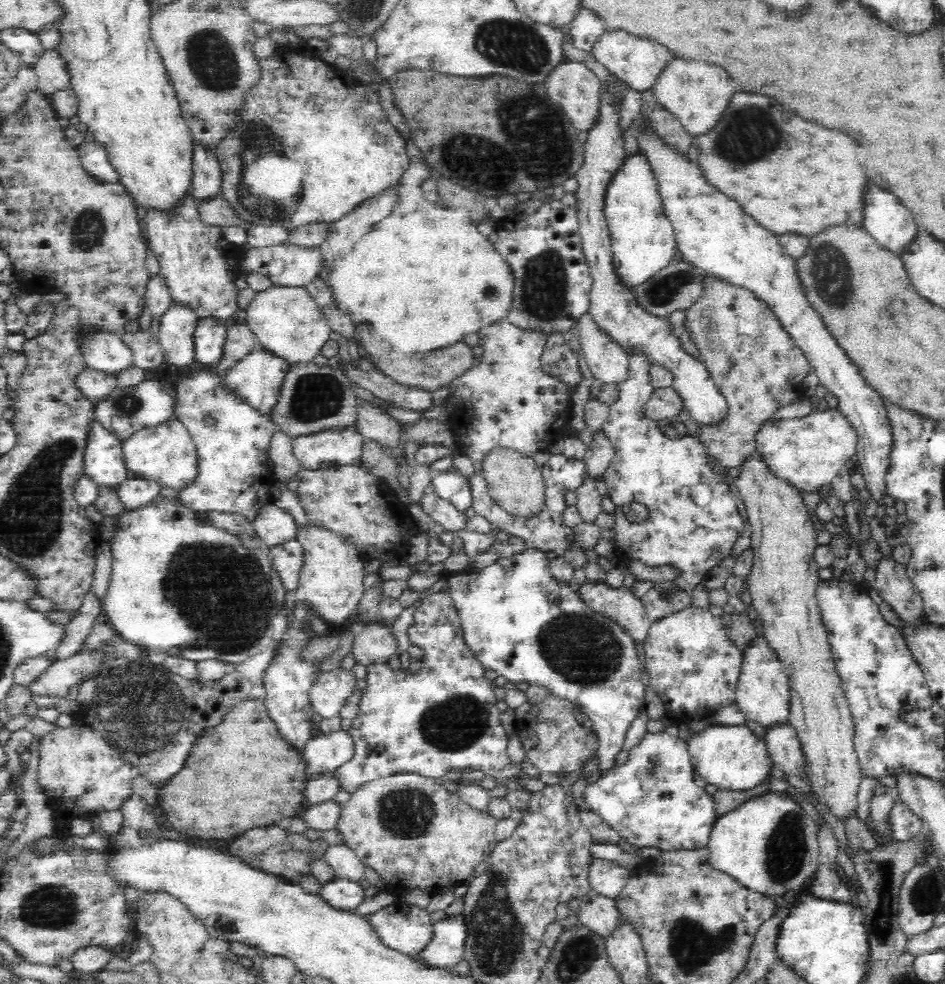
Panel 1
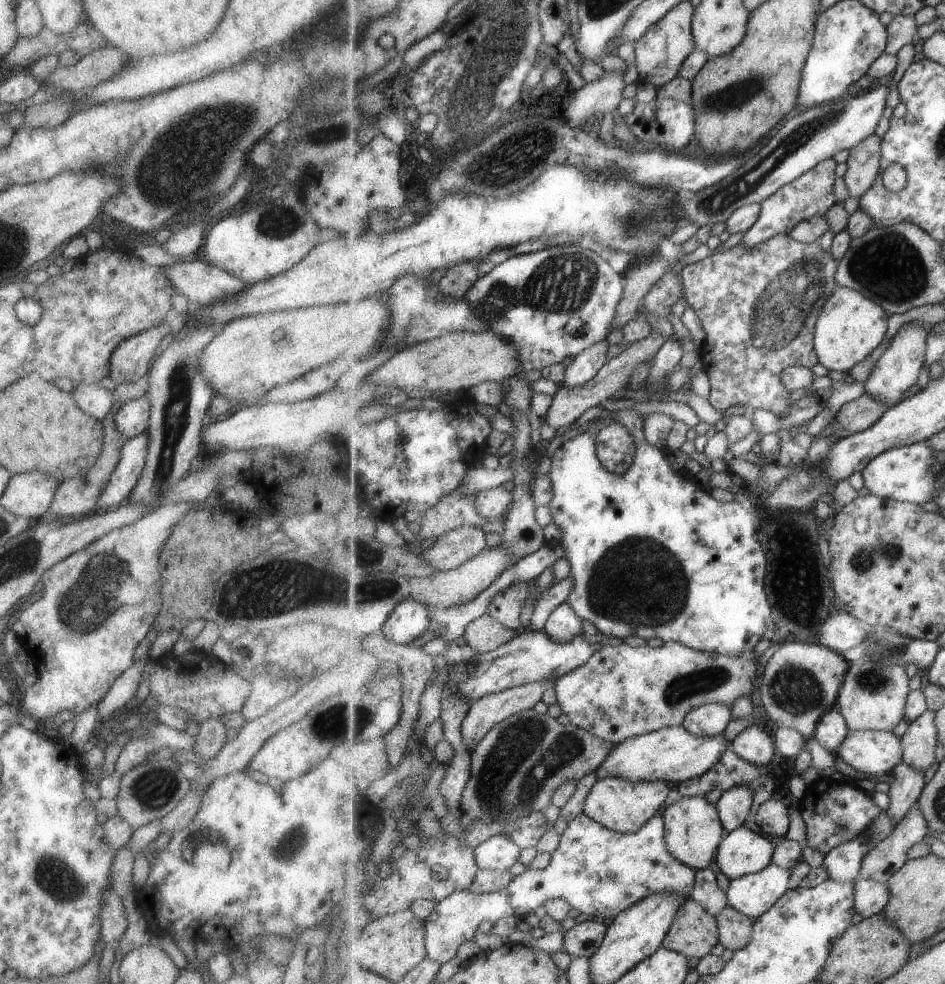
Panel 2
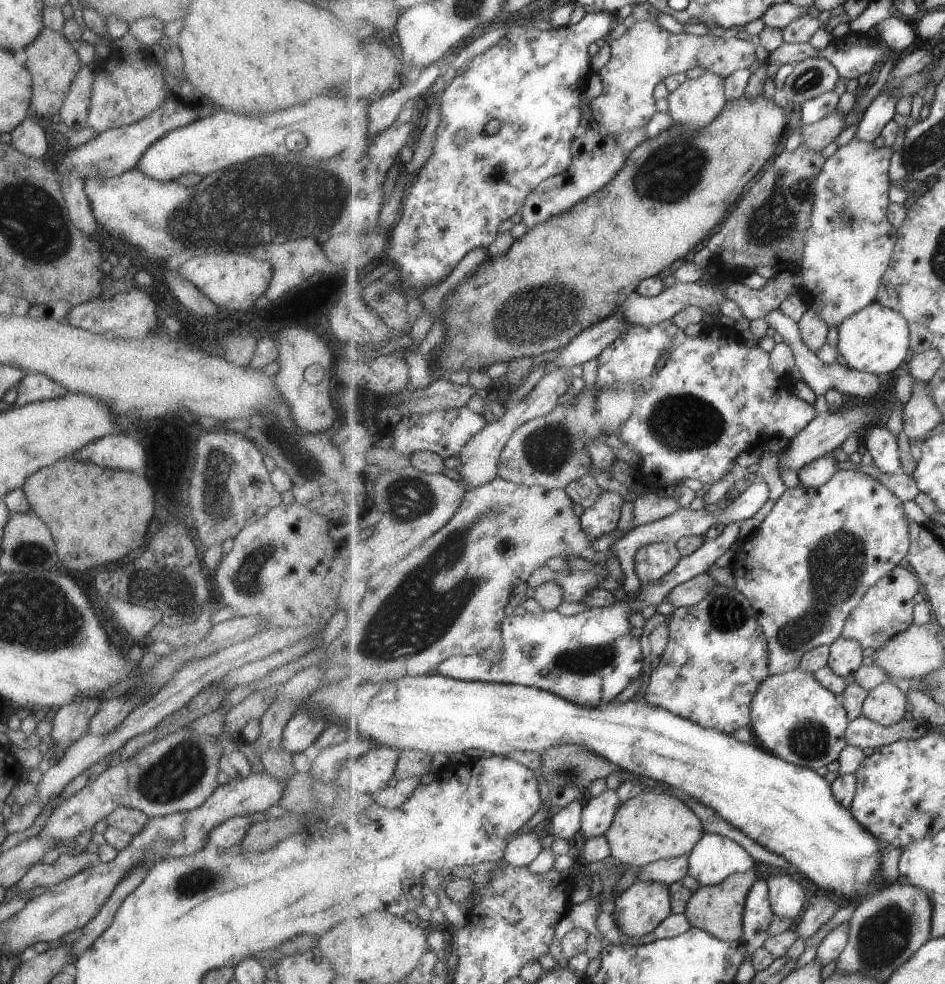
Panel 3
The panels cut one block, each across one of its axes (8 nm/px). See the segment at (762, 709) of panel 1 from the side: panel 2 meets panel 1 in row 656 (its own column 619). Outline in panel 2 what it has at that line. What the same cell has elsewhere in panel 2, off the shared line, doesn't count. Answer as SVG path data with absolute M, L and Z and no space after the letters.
M684 726L663 727L646 735L631 737L615 745L606 759L595 770L599 779L621 777L633 783L640 781L665 781L676 787L679 783L698 778L711 770L722 754L731 748L724 735L698 737Z

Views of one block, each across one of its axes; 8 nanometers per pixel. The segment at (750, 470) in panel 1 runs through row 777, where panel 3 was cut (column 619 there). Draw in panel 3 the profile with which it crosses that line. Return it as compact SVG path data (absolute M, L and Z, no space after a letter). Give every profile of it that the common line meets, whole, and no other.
M655 789L641 792L623 803L606 837L618 862L641 868L661 859L689 856L704 834L703 822L690 805Z

